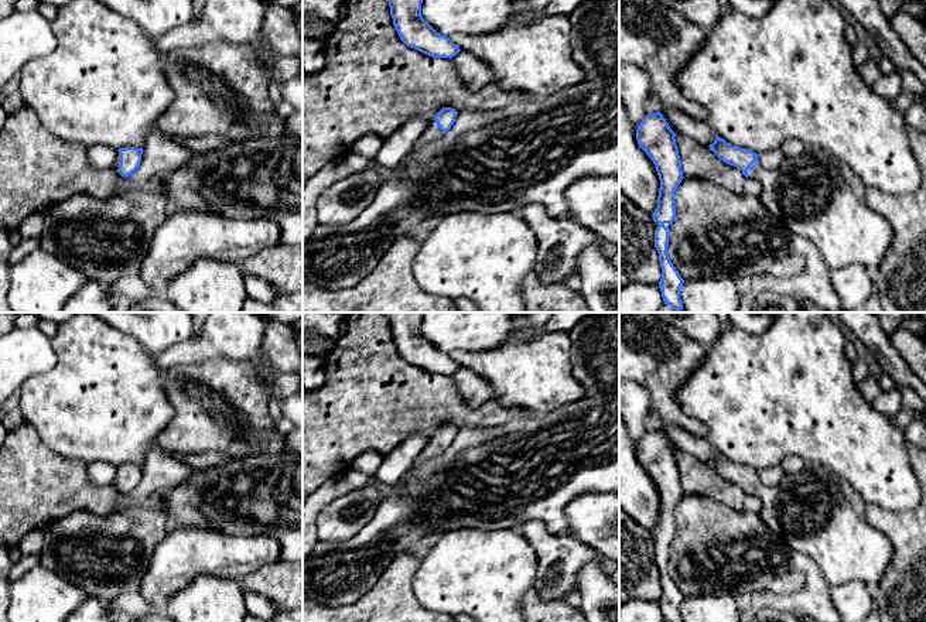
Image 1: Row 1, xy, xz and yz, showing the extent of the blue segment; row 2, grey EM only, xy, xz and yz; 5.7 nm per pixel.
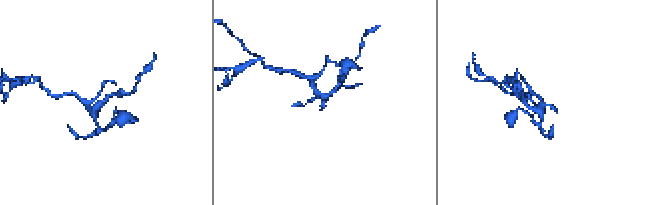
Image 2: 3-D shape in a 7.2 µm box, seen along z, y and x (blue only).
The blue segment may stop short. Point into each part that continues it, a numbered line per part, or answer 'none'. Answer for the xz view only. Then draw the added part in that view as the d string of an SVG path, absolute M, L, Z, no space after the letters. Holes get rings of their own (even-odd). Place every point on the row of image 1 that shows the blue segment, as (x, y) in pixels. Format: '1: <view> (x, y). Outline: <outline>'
1: xz (533, 156). Outline: M619 75L584 81L547 98L527 102L515 115L458 137L423 165L423 172L417 180L411 178L407 170L410 156L441 137L443 130L435 120L431 120L402 163L406 172L383 181L375 201L359 216L342 226L318 223L303 245L303 284L314 284L328 291L355 288L375 270L392 243L407 236L416 225L431 216L441 218L455 212L519 212L524 205L540 204L553 218L573 218L565 202L565 191L574 181L585 175L619 178Z

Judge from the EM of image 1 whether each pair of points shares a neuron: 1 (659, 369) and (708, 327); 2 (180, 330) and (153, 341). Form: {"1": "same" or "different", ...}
{"1": "different", "2": "same"}

